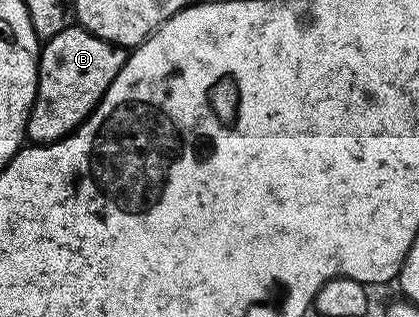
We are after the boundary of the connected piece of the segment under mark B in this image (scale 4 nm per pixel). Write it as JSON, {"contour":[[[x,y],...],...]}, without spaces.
{"contour":[[[79,24],[67,26],[45,41],[36,68],[36,99],[28,117],[27,141],[47,144],[77,130],[96,111],[110,84],[114,84],[114,76],[123,68],[125,57],[125,47],[110,44]]]}

